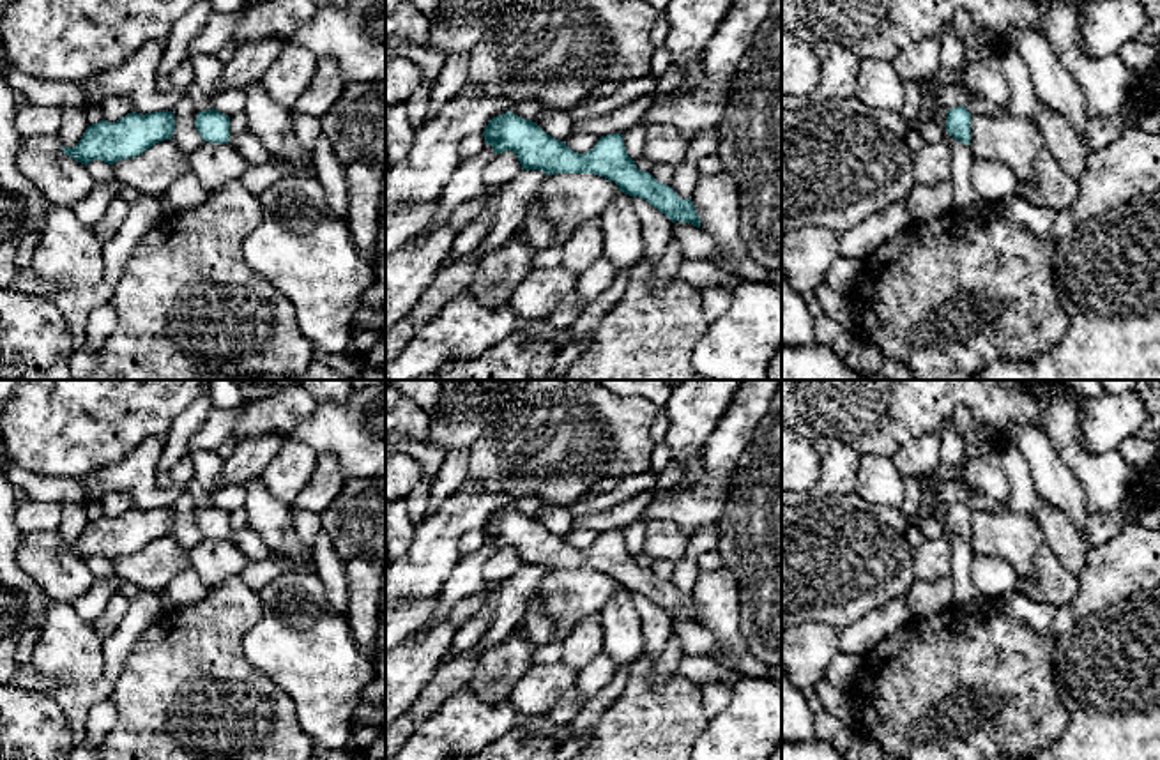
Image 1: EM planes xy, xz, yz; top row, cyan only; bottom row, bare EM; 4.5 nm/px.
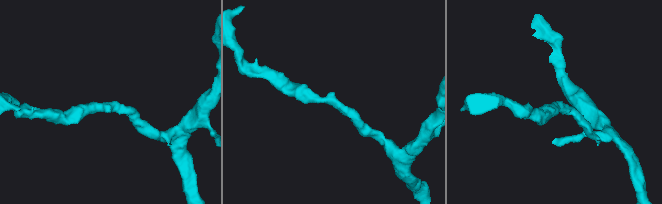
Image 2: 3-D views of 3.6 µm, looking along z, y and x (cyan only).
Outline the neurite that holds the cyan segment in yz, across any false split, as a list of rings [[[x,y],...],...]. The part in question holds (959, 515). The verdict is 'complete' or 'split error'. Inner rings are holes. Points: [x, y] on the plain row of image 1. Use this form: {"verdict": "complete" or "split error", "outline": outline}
{"verdict": "complete", "outline": [[[965,502],[951,504],[946,513],[946,527],[950,532],[971,541],[971,513]]]}

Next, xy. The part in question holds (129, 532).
{"verdict": "complete", "outline": [[[173,507],[127,509],[117,518],[101,516],[87,523],[76,543],[62,543],[64,550],[81,560],[101,555],[108,560],[136,553],[152,541],[172,536]]]}

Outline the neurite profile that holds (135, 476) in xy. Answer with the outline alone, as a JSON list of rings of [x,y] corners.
[[[152,437],[140,444],[124,460],[76,481],[85,484],[88,500],[101,500],[108,493],[126,493],[133,498],[134,507],[141,511],[173,507],[191,484],[173,483],[166,490],[161,490],[156,484],[156,468],[164,445],[166,438]]]

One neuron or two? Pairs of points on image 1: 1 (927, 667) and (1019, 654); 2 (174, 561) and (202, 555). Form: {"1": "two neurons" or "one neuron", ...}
{"1": "one neuron", "2": "two neurons"}

